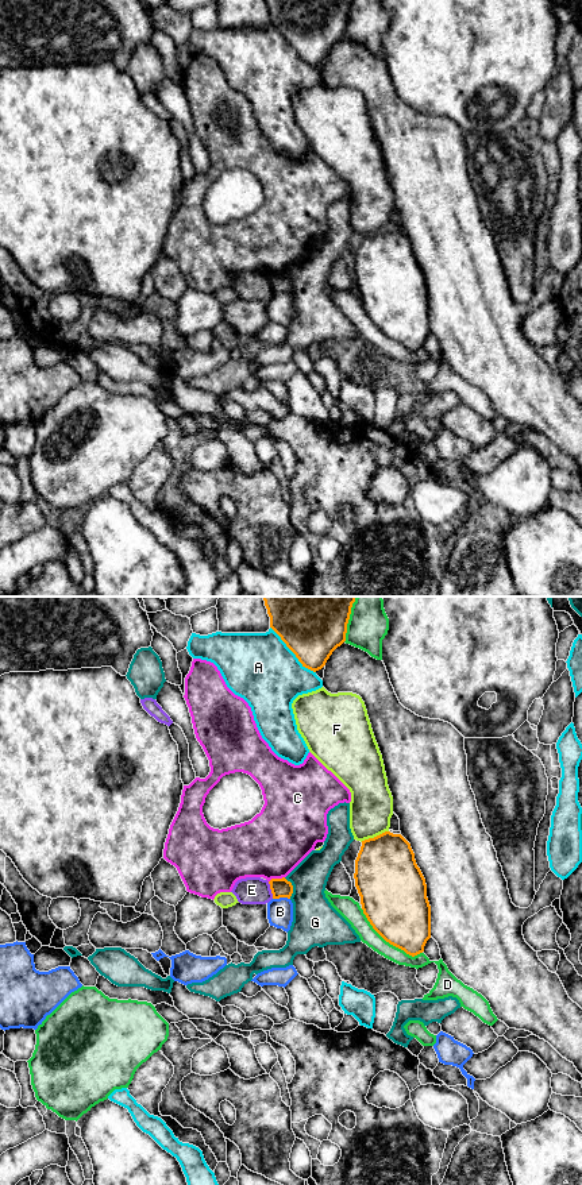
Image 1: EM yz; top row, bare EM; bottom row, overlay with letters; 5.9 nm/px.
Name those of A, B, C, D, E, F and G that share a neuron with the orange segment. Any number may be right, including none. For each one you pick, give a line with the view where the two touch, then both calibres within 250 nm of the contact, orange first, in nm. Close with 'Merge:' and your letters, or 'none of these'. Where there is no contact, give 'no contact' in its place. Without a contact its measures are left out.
Merge: none of these

